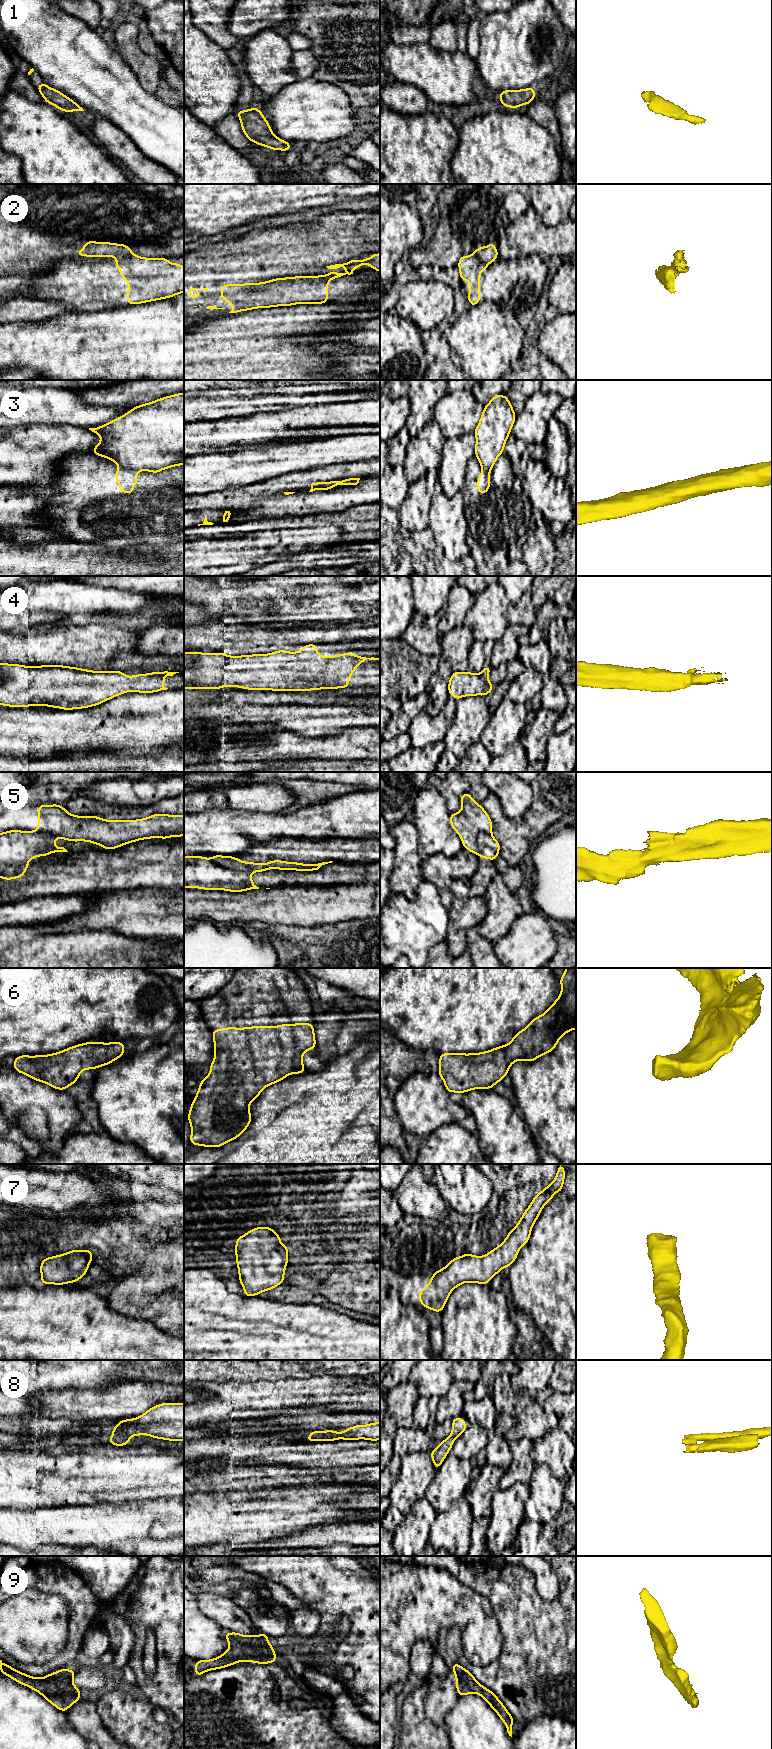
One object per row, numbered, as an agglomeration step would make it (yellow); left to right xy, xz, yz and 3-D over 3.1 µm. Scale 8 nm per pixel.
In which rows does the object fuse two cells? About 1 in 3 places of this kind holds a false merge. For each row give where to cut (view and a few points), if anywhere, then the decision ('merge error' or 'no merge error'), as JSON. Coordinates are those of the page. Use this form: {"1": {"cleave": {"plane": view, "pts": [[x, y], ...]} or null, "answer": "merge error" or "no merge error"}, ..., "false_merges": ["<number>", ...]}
{"1": {"cleave": null, "answer": "no merge error"}, "2": {"cleave": {"plane": "xy", "pts": [[132, 254], [116, 257]]}, "answer": "merge error"}, "3": {"cleave": {"plane": "xy", "pts": [[120, 466], [137, 471]]}, "answer": "merge error"}, "4": {"cleave": null, "answer": "no merge error"}, "5": {"cleave": {"plane": "xz", "pts": [[211, 859], [235, 870], [248, 870], [250, 872]]}, "answer": "merge error"}, "6": {"cleave": null, "answer": "no merge error"}, "7": {"cleave": null, "answer": "no merge error"}, "8": {"cleave": {"plane": "xy", "pts": [[115, 1434], [130, 1436]]}, "answer": "merge error"}, "9": {"cleave": null, "answer": "no merge error"}, "false_merges": ["2", "3", "5", "8"]}

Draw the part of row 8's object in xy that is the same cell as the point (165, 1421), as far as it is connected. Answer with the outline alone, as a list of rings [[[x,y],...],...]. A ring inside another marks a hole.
[[[161,1403],[137,1418],[117,1422],[118,1425],[111,1429],[117,1436],[127,1435],[131,1437],[145,1434],[157,1439],[184,1441],[184,1403]]]

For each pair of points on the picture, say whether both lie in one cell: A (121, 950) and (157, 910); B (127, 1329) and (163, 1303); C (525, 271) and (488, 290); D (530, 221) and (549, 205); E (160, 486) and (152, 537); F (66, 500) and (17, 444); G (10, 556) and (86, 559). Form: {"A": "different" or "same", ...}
{"A": "different", "B": "different", "C": "same", "D": "different", "E": "same", "F": "different", "G": "same"}

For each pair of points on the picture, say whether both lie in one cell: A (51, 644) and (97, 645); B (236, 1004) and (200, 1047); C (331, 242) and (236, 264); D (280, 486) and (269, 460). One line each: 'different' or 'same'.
A: same
B: different
C: same
D: different

